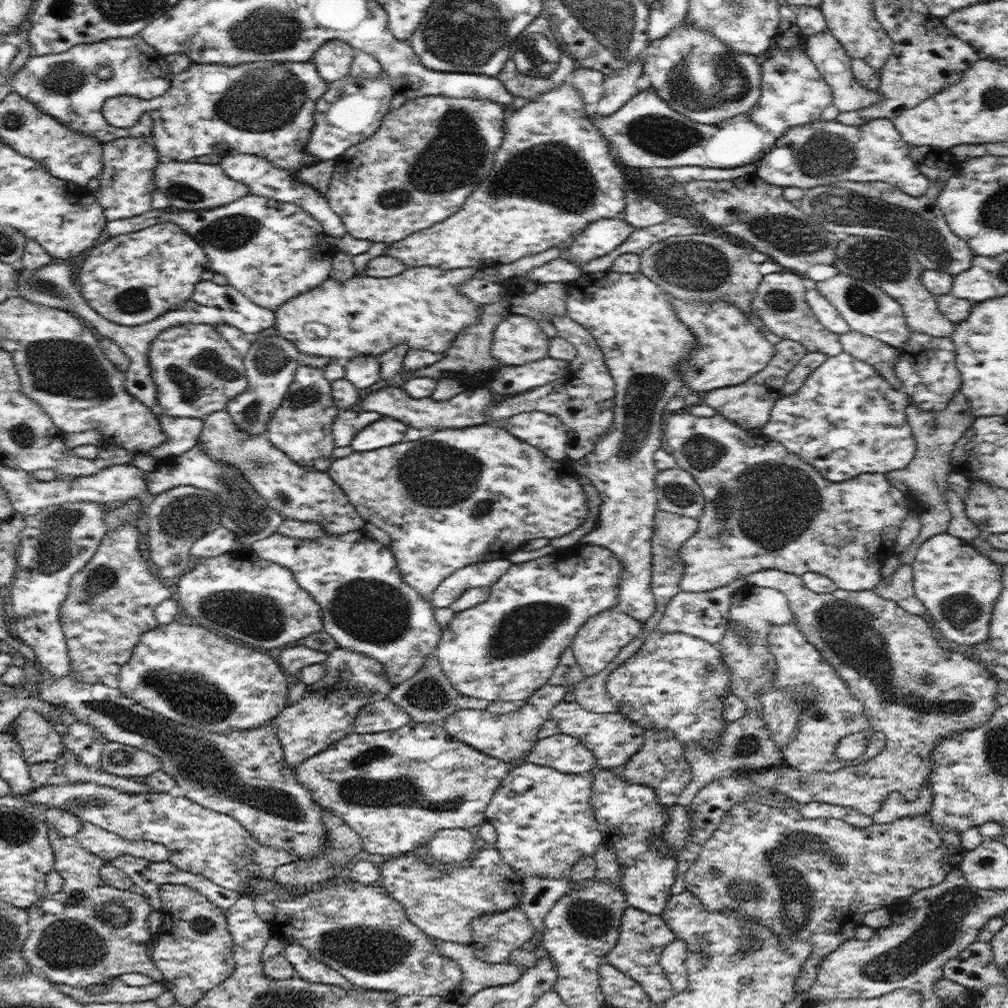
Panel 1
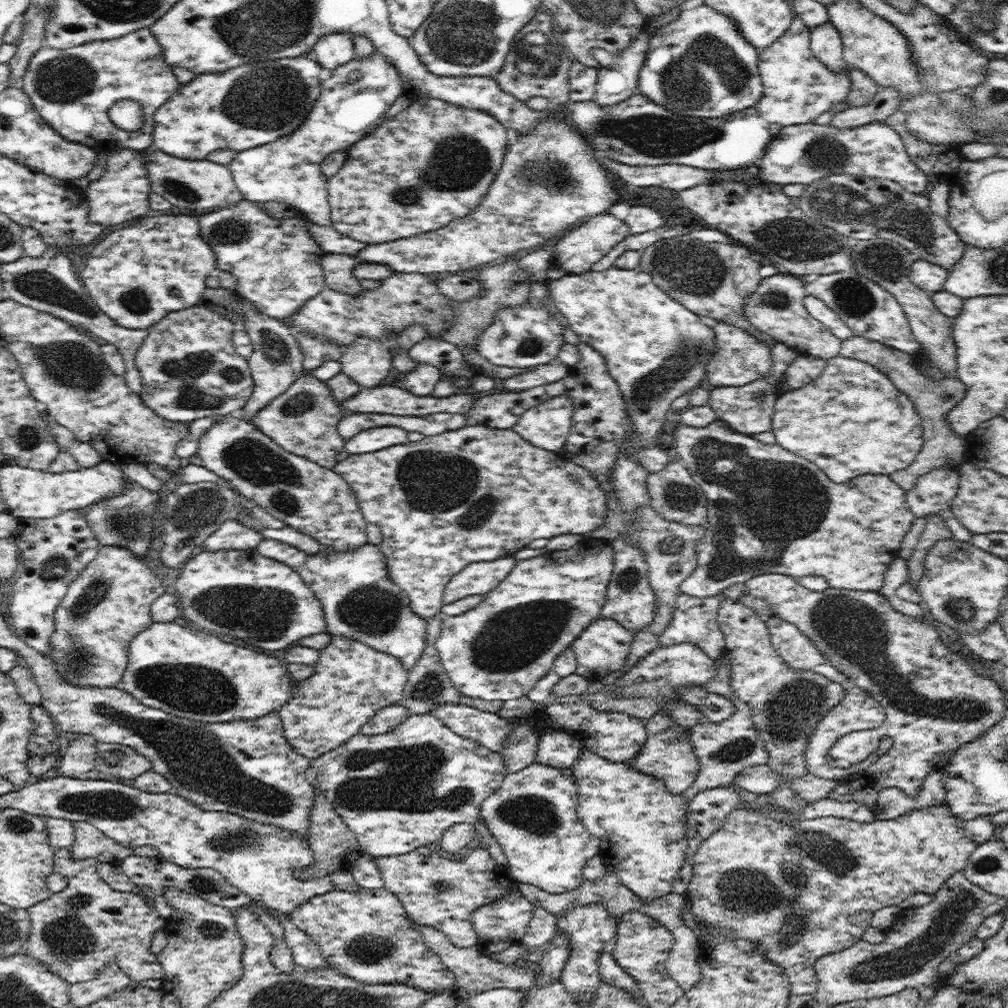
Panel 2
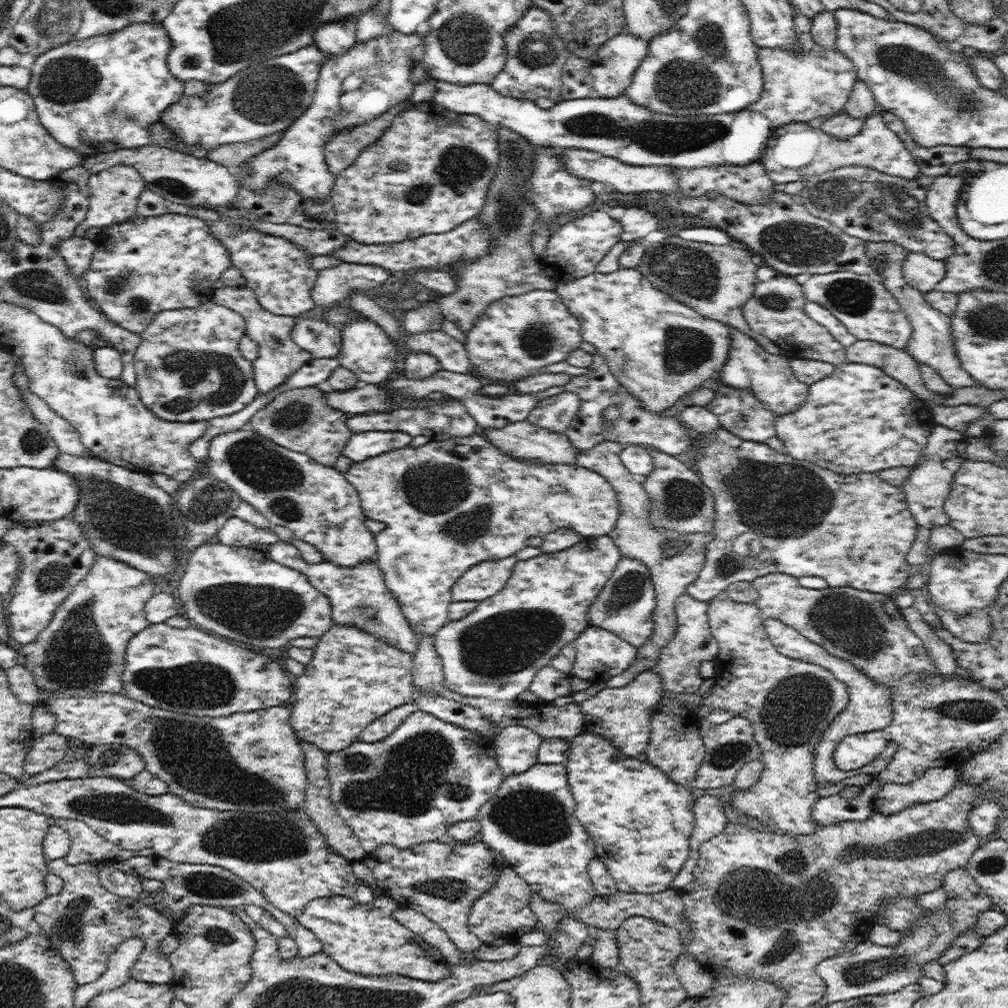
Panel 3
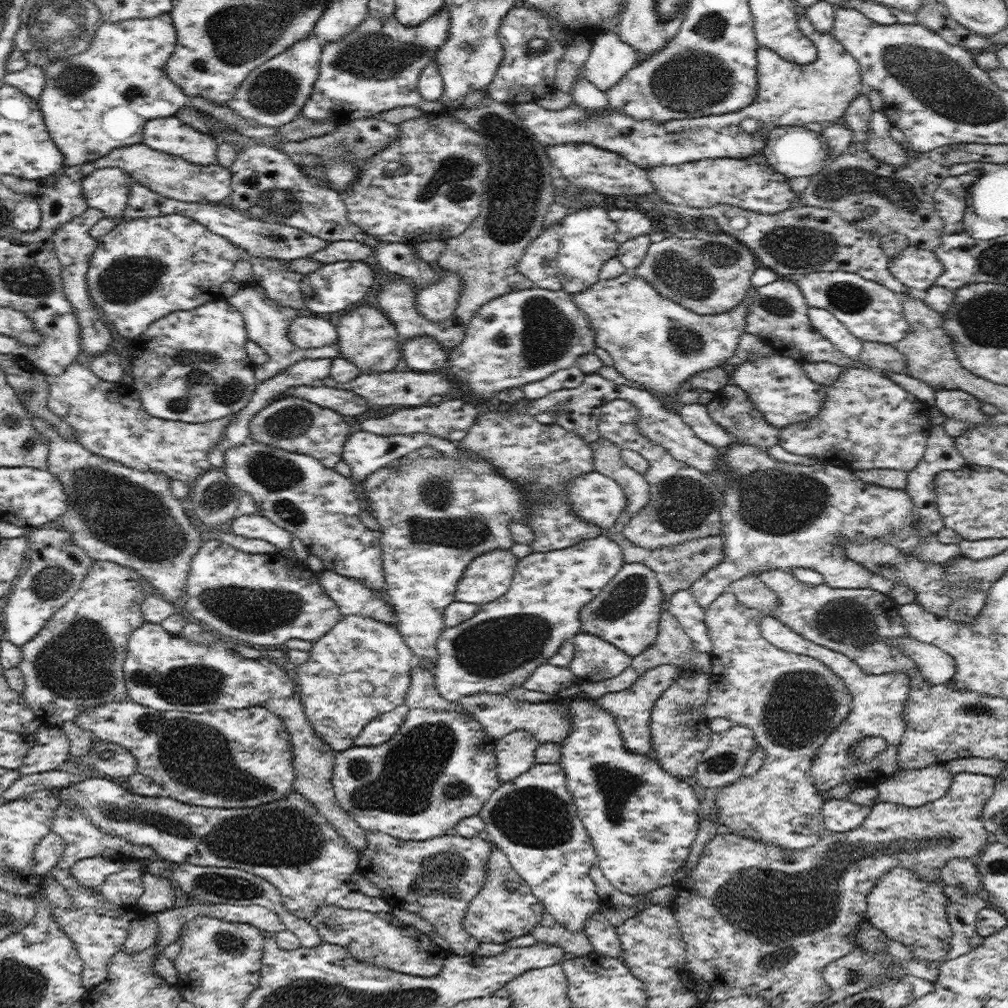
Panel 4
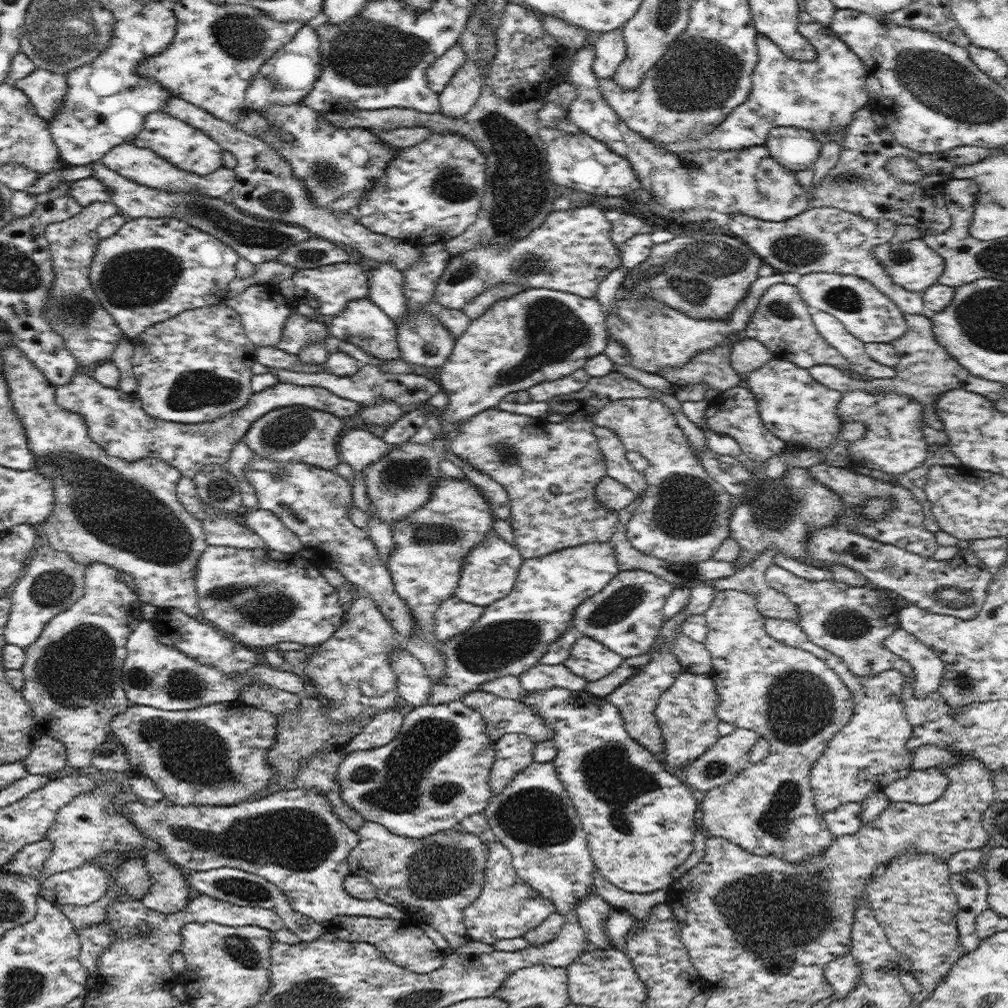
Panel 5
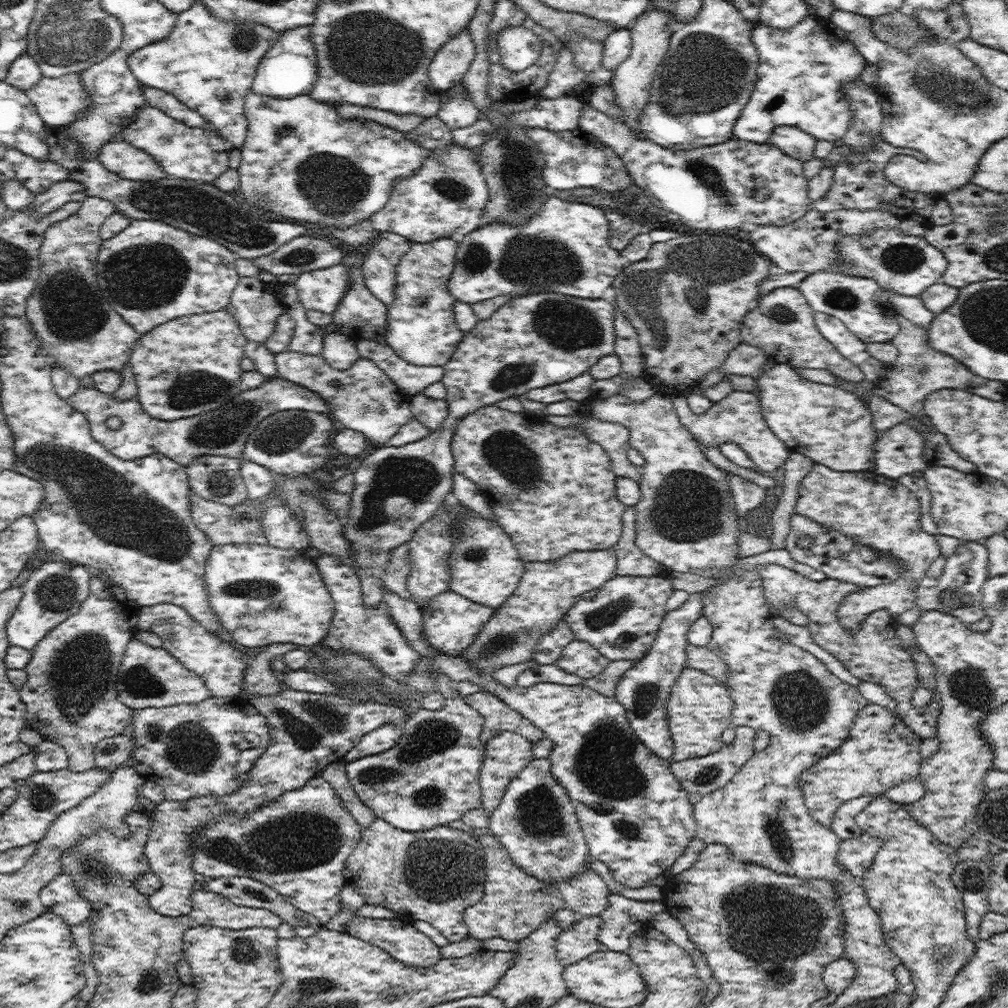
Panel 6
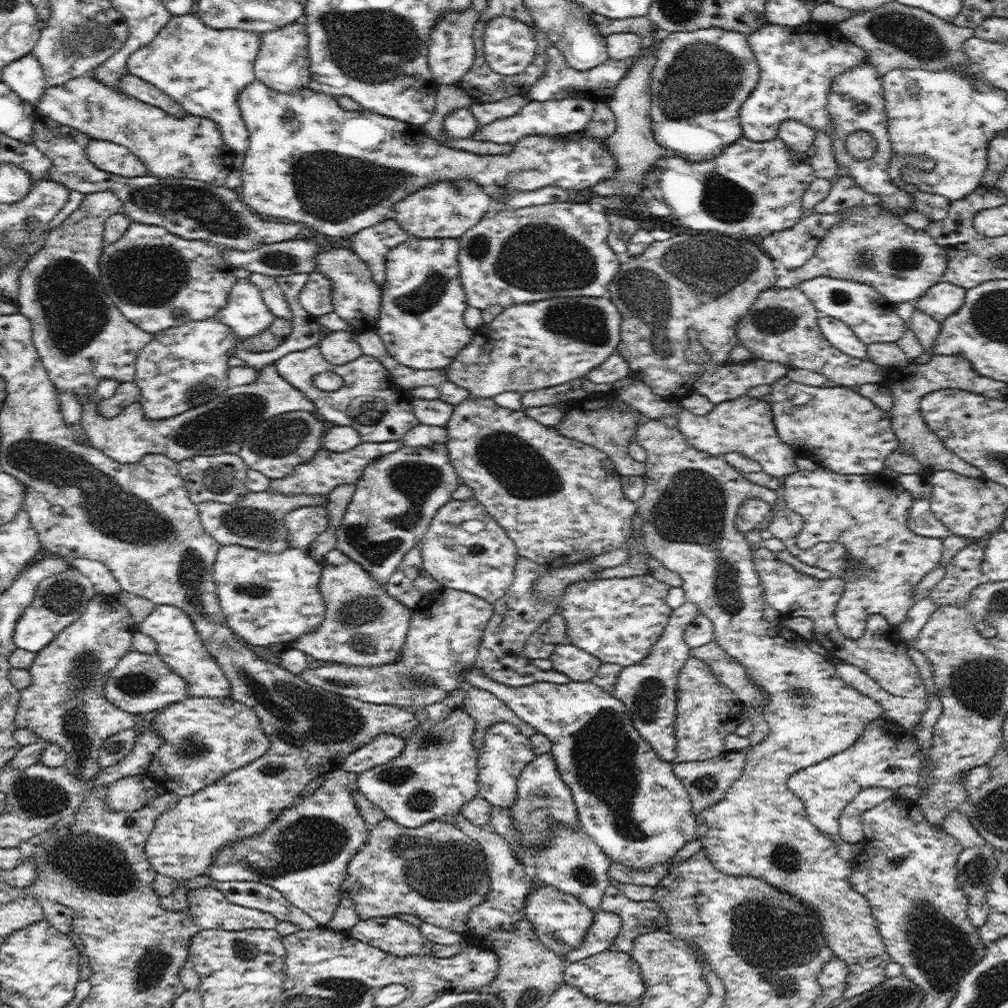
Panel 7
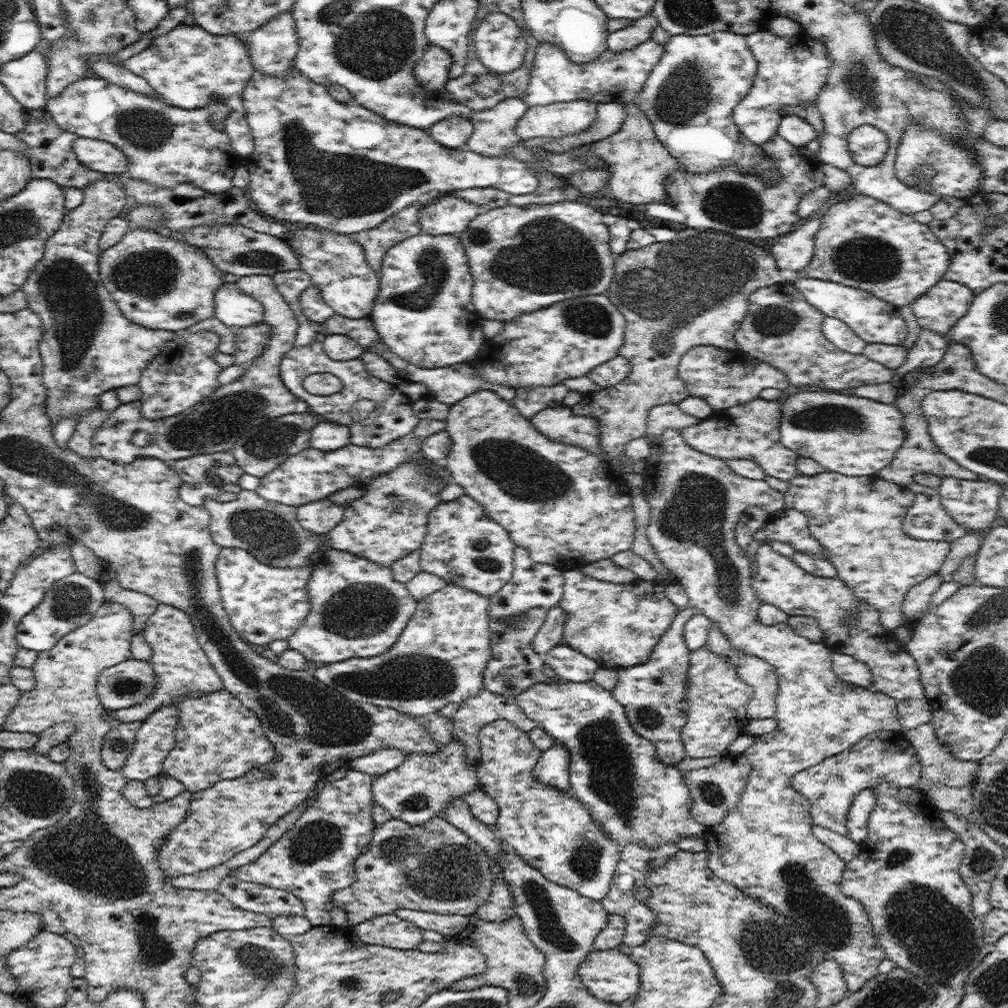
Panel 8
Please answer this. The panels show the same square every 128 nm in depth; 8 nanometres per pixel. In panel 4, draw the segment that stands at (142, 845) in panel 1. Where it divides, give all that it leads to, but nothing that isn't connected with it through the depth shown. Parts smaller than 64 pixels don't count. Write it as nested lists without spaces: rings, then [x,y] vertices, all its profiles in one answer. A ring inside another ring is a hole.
[[[64,802],[55,810],[53,825],[51,830],[57,832],[64,839],[64,852],[58,860],[58,867],[64,869],[70,869],[76,862],[84,858],[93,856],[106,856],[111,857],[118,861],[133,860],[133,859],[145,859],[154,856],[157,852],[150,848],[150,846],[140,846],[140,844],[132,844],[124,838],[118,838],[118,836],[112,836],[112,834],[104,834],[96,824],[92,824],[92,820],[88,816],[82,816],[74,806],[72,802]]]

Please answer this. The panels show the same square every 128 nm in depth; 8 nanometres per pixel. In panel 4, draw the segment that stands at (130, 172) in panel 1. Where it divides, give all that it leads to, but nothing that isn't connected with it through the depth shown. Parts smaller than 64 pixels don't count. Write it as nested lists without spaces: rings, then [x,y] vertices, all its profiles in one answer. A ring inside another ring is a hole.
[[[99,168],[83,179],[82,195],[86,197],[87,205],[90,208],[96,208],[96,210],[104,212],[104,218],[114,218],[114,216],[116,216],[123,219],[124,208],[126,208],[126,204],[128,204],[128,200],[130,200],[130,187],[132,187],[133,182],[132,176],[129,176],[128,172],[121,170],[121,168]]]

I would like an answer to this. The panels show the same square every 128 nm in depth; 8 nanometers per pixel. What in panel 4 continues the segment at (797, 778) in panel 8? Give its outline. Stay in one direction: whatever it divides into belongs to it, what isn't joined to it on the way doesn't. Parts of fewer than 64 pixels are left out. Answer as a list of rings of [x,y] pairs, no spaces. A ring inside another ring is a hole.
[[[771,614],[765,615],[760,624],[764,638],[775,648],[783,652],[805,655],[820,660],[832,669],[836,676],[844,679],[846,687],[852,695],[852,708],[848,717],[828,735],[824,744],[818,749],[811,766],[814,785],[824,802],[826,800],[844,800],[856,787],[876,787],[882,781],[899,771],[898,749],[902,733],[906,731],[904,722],[904,703],[910,690],[910,678],[906,672],[886,672],[886,674],[871,675],[860,669],[848,656],[829,648],[806,640],[801,634],[794,632],[790,626],[780,622]],[[880,736],[886,739],[886,752],[876,754],[868,762],[857,764],[852,760],[852,745],[862,737]]]

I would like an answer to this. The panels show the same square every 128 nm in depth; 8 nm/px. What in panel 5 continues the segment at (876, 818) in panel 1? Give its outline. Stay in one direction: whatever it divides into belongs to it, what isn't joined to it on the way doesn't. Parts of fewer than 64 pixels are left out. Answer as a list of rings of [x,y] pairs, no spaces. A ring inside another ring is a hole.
[[[930,767],[910,771],[882,789],[884,796],[892,803],[932,804],[942,796],[949,784],[944,770]]]

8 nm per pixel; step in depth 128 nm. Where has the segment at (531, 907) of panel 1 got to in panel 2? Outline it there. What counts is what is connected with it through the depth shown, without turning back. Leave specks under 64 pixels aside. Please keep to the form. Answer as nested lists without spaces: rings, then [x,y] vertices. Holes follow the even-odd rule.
[[[534,905],[533,917],[521,944],[529,950],[540,952],[557,933],[557,918],[540,905]]]

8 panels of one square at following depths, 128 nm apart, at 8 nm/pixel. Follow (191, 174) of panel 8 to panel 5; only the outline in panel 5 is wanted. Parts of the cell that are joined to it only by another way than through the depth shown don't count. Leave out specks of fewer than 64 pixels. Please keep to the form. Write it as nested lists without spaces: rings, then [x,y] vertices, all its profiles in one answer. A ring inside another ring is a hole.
[[[35,69],[29,76],[16,80],[15,86],[28,96],[37,114],[46,122],[50,122],[68,91],[65,78],[67,72],[55,74],[44,69]],[[164,111],[148,114],[144,120],[142,132],[132,142],[137,147],[156,151],[156,154],[174,163],[176,167],[185,172],[189,171],[205,176],[224,166],[223,148],[215,140],[212,140],[211,136]]]

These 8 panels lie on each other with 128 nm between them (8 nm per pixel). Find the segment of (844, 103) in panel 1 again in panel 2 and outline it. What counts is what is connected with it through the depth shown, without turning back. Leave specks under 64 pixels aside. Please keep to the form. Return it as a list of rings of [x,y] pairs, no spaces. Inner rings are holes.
[[[828,21],[811,29],[809,42],[811,54],[832,73],[846,73],[847,63],[843,56],[843,42],[834,24]]]

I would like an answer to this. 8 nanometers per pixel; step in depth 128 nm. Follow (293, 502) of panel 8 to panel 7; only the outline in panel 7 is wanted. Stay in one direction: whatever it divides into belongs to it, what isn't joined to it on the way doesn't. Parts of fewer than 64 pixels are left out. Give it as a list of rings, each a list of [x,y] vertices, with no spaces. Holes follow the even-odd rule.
[[[394,440],[385,443],[362,442],[346,452],[332,452],[322,447],[314,454],[314,458],[310,462],[298,464],[292,474],[288,474],[284,478],[271,479],[268,491],[278,491],[279,493],[284,493],[284,495],[326,496],[336,485],[342,483],[356,484],[356,481],[362,475],[362,471],[364,471],[364,467],[370,464],[372,460],[382,455],[396,452],[396,449],[400,449],[402,446],[404,444],[400,440]]]

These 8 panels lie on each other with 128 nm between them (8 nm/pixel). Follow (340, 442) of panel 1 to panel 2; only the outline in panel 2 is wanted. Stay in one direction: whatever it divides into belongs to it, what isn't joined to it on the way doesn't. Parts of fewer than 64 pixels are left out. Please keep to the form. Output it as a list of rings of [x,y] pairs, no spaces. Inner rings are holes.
[[[436,412],[428,416],[353,413],[341,418],[337,430],[338,434],[347,441],[359,432],[372,427],[396,426],[408,432],[421,432],[427,437],[460,429],[466,424],[469,424],[469,418],[464,418],[464,414],[450,414],[449,412]]]

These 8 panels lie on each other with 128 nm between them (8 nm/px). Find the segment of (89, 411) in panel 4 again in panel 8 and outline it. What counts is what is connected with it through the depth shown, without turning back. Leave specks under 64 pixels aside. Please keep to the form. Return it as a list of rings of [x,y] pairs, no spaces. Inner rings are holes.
[[[270,275],[242,276],[238,287],[262,303],[264,323],[272,327],[268,346],[246,367],[244,376],[206,396],[190,408],[153,422],[139,412],[140,401],[126,402],[114,409],[96,429],[92,446],[106,460],[130,464],[137,456],[154,457],[166,461],[171,467],[176,460],[226,451],[232,453],[233,442],[250,429],[290,413],[309,411],[309,404],[294,396],[280,378],[279,366],[284,355],[294,347],[298,320],[289,304],[283,299]]]

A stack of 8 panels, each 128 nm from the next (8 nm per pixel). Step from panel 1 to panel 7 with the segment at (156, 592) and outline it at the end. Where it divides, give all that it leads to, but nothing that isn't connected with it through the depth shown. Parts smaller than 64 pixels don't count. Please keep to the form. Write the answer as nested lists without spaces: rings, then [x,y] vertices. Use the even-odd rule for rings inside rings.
[[[96,593],[83,616],[36,653],[34,663],[27,668],[32,683],[20,691],[16,728],[32,730],[39,738],[52,740],[52,744],[64,749],[67,754],[64,765],[80,781],[90,781],[98,775],[101,744],[116,732],[136,724],[136,714],[116,707],[104,693],[112,670],[132,650],[136,630],[130,611],[117,595]]]

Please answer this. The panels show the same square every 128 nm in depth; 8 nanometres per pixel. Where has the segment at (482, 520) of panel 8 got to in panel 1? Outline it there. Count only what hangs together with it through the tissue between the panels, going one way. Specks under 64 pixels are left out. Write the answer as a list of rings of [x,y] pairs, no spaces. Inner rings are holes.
[[[505,559],[460,568],[436,588],[430,603],[436,608],[448,608],[468,588],[491,588],[511,566],[512,563]]]

